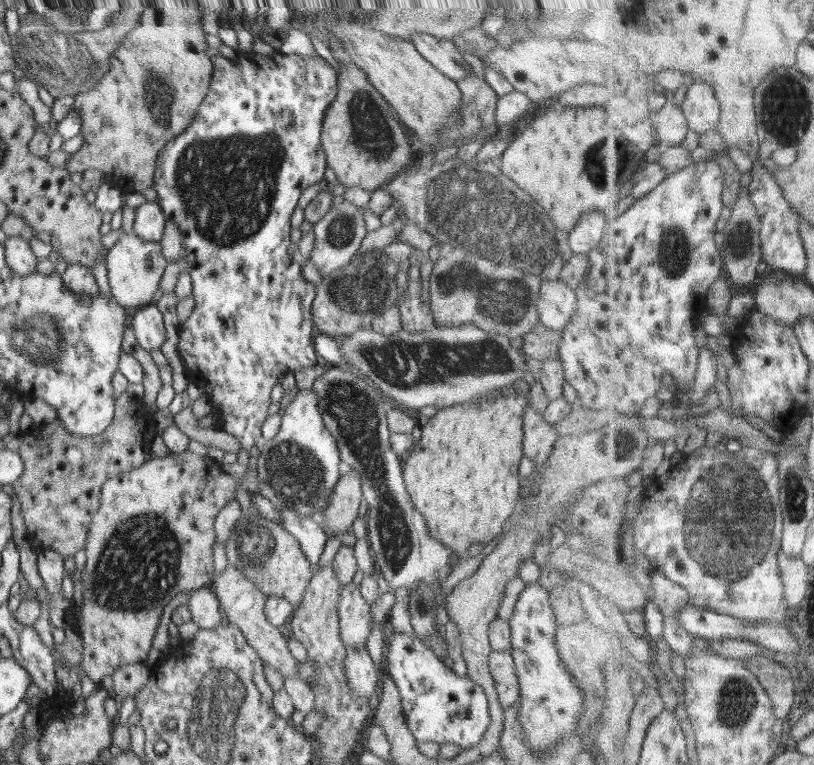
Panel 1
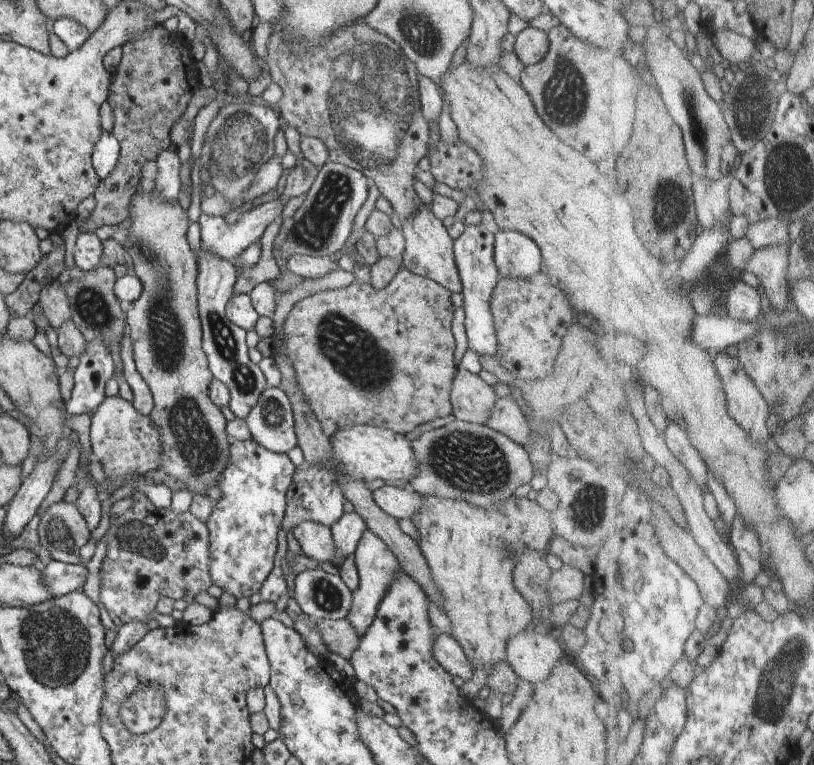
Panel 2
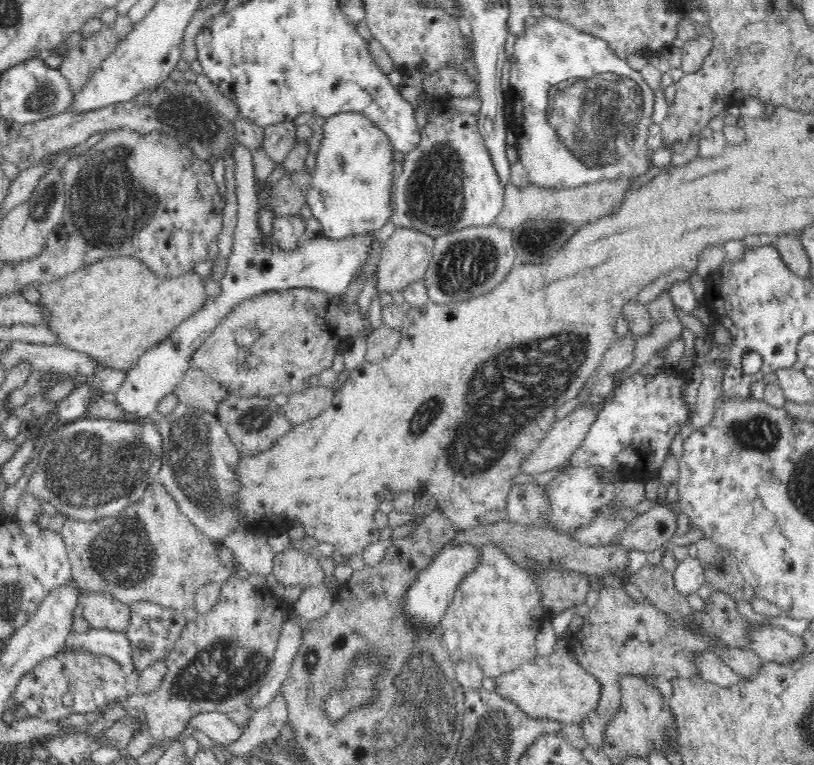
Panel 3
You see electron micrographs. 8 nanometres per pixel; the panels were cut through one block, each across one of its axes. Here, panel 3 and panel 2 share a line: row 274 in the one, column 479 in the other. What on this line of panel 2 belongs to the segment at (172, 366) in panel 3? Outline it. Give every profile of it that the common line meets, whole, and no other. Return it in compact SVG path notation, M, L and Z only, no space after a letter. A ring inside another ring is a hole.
M485 223L476 224L476 226L466 224L464 232L454 240L454 257L461 281L461 293L464 297L467 348L480 355L494 355L497 352L497 336L490 311L493 291L499 281L494 260L494 242L495 235L488 230Z

